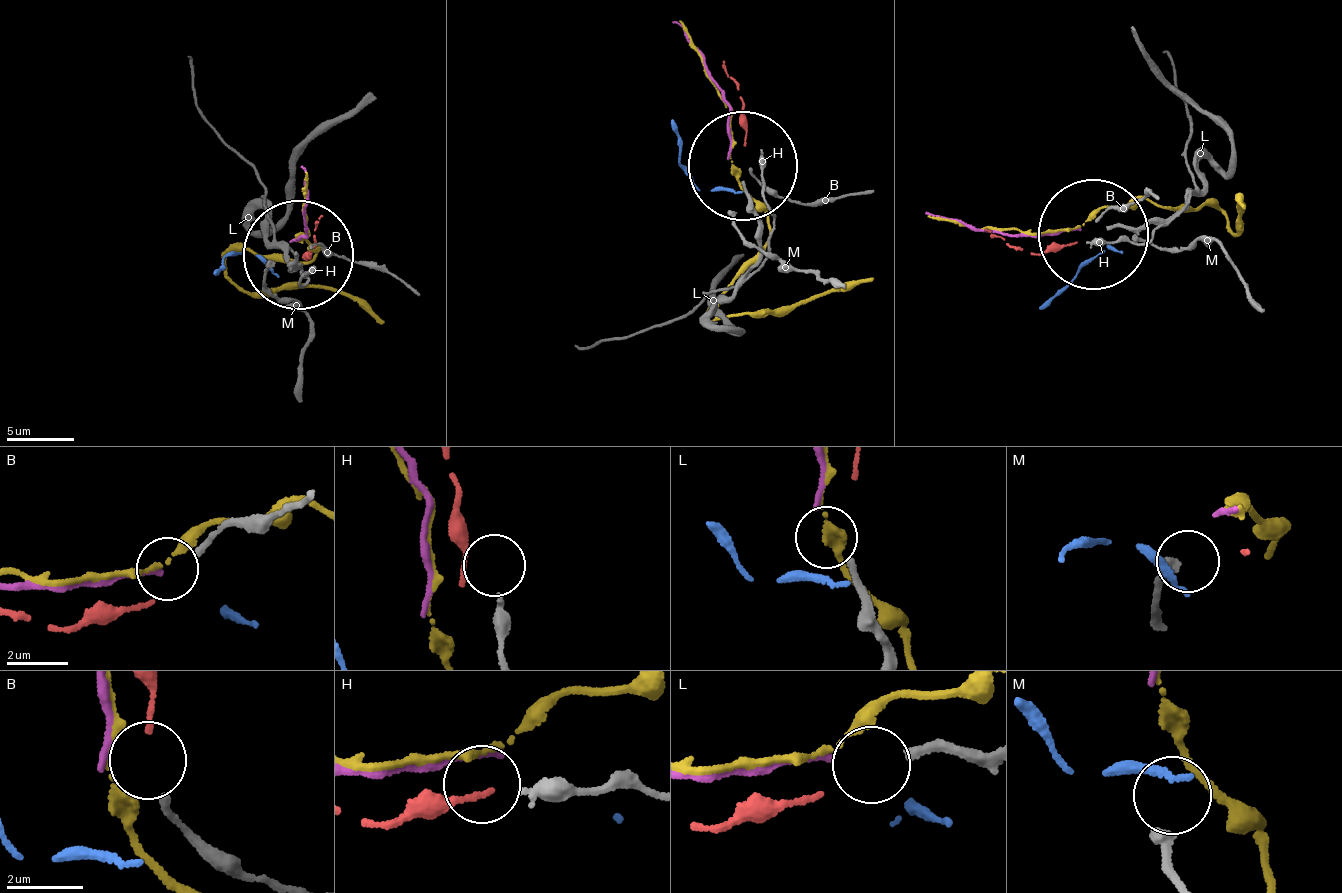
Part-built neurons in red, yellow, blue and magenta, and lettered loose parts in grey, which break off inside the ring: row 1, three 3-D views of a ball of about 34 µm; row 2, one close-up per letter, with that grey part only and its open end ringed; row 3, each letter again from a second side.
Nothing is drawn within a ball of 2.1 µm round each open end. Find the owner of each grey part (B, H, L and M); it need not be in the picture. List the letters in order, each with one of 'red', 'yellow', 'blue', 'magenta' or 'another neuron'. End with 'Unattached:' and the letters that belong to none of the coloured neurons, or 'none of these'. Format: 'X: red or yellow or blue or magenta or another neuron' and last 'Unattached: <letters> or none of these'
B: another neuron
H: another neuron
L: another neuron
M: another neuron
Unattached: B, H, L, M

